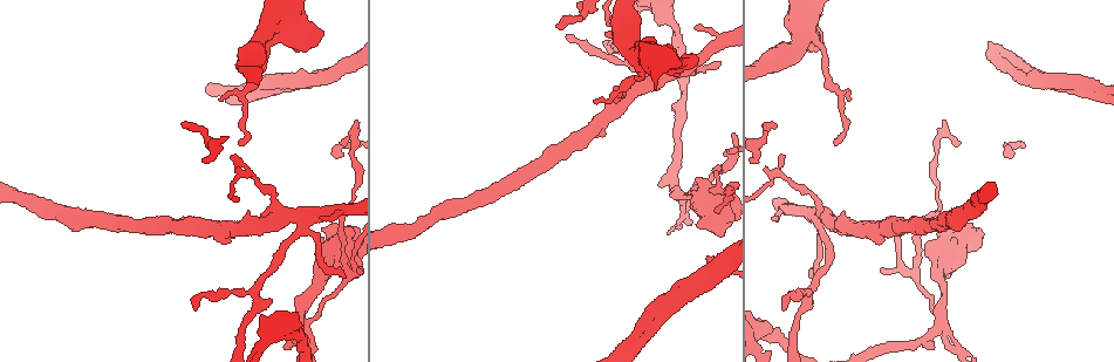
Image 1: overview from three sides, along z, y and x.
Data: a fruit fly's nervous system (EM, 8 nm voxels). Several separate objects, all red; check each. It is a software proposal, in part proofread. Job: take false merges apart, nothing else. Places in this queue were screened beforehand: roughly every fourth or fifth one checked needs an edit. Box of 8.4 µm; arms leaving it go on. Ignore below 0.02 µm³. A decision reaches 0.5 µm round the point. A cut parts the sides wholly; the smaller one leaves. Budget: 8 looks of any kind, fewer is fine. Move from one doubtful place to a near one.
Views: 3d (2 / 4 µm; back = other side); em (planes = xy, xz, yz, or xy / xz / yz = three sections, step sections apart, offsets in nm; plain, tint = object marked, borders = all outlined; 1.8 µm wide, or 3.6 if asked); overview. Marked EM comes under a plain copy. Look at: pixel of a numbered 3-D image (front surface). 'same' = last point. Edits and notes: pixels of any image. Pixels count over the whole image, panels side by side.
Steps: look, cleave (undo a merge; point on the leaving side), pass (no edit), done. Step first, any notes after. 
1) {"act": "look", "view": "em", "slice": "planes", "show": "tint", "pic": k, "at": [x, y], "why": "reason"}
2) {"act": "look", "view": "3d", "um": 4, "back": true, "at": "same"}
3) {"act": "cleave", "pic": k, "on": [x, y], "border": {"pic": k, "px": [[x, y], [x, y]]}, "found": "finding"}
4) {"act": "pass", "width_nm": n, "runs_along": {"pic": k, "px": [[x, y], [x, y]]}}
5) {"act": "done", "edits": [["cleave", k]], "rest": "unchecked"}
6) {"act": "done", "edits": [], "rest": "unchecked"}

{"act": "look", "view": "em", "slice": "xz", "step": 8, "show": "tint", "pic": 1, "at": [944, 317], "why": "sudden change in width"}

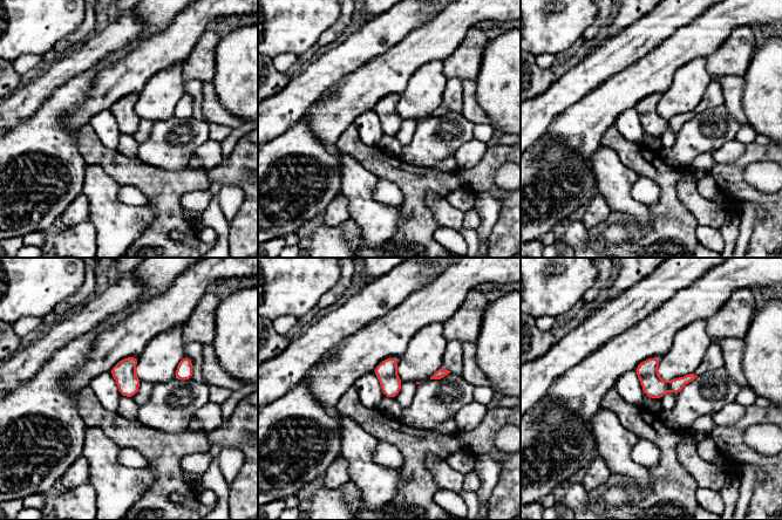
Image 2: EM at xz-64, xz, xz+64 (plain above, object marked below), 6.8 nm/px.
{"act": "look", "view": "em", "slice": "planes", "show": "tint", "at": "same", "why": "another direction"}

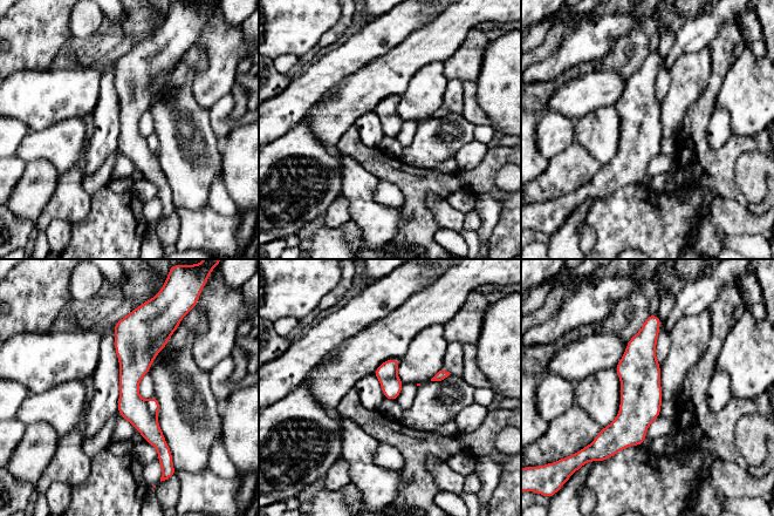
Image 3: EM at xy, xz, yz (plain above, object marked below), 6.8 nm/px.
{"act": "cleave", "pic": 3, "on": [153, 406], "found": "a second neuron is stuck on"}

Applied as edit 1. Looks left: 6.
{"act": "look", "view": "em", "um": 3.6, "slice": "planes", "show": "tint", "pic": 1, "at": [288, 26], "why": "thin neck"}

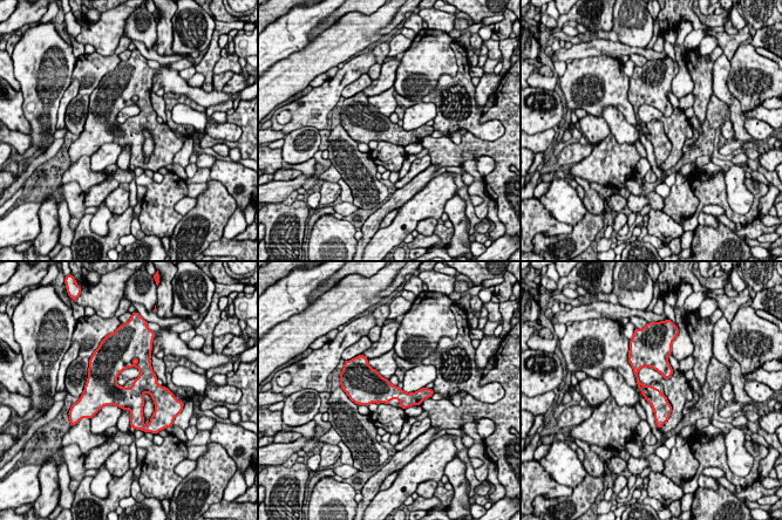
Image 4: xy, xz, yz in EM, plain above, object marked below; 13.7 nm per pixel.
{"act": "pass", "runs_along": {"pic": 4, "px": [[651, 358], [636, 376], [659, 423]]}, "found": "all the same neuron"}

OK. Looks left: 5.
{"act": "done", "edits": [["cleave", 3]], "rest": "unchecked"}

